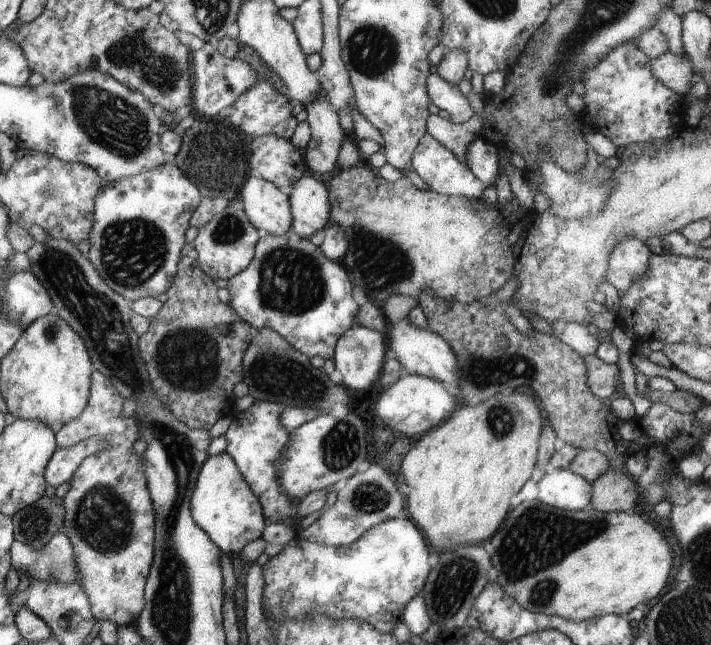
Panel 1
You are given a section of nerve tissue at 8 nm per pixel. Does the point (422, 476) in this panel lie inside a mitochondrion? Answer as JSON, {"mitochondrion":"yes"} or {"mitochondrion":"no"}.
{"mitochondrion":"no"}

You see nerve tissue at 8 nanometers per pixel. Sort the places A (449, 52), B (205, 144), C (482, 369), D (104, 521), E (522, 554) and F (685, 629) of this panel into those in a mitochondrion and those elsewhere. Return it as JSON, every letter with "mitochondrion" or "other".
{"A":"other","B":"mitochondrion","C":"mitochondrion","D":"mitochondrion","E":"mitochondrion","F":"mitochondrion"}

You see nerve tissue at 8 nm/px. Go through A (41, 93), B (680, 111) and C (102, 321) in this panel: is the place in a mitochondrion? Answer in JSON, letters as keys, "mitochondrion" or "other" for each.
{"A":"other","B":"other","C":"mitochondrion"}

